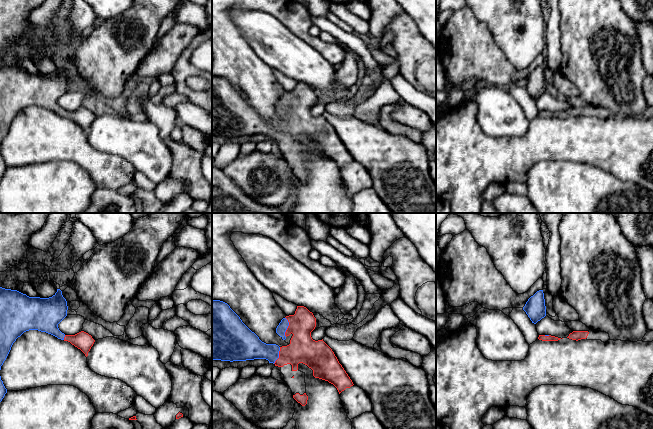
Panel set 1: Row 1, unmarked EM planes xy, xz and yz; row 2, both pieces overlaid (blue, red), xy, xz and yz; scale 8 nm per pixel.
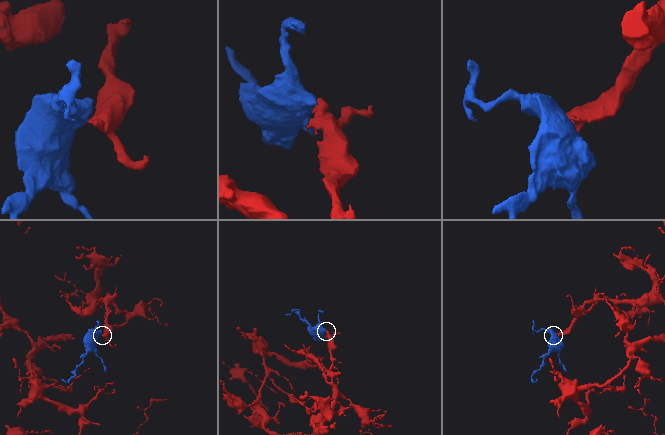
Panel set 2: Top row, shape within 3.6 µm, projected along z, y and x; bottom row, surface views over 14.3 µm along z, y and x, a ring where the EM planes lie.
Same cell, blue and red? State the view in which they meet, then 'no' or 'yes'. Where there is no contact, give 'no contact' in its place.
xz | yes

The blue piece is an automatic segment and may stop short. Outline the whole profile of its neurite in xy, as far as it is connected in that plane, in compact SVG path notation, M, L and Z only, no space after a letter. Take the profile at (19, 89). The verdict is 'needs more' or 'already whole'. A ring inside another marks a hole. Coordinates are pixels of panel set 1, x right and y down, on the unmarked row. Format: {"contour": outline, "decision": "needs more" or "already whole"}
{"contour": "M0 63L0 146L13 119L24 108L29 106L46 108L58 115L68 117L80 125L87 133L88 128L95 118L92 112L84 107L75 111L65 111L58 104L58 100L67 92L67 86L67 77L63 73L60 65L57 65L57 68L52 73L40 74L29 73L17 66Z", "decision": "needs more"}

